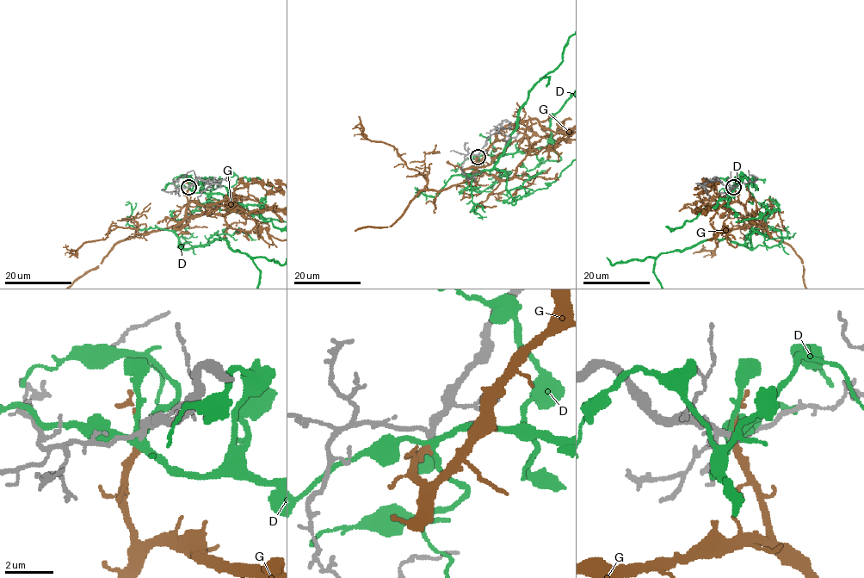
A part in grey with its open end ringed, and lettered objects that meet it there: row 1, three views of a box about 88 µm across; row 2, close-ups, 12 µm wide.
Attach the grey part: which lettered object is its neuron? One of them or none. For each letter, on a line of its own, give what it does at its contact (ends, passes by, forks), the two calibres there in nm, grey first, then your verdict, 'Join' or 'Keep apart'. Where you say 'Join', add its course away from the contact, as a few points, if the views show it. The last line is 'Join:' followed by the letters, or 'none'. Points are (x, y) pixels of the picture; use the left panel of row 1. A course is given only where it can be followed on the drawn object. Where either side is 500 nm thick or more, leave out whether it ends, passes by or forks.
D: It forks there. Thickness 200 nm (grey) against 240 nm. Keep apart
G: It passes by. Thickness 200 nm (grey) against 200 nm. Join
Join: G

